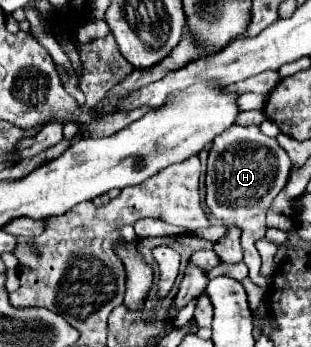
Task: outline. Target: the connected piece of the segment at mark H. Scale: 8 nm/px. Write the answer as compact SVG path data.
M231 125L213 141L209 151L207 207L217 219L223 219L243 231L243 263L249 267L249 279L261 289L267 289L267 279L261 277L261 255L255 249L255 241L265 235L265 213L275 195L279 195L279 191L287 185L289 173L291 161L285 149L277 143L277 139L263 135L255 125Z

